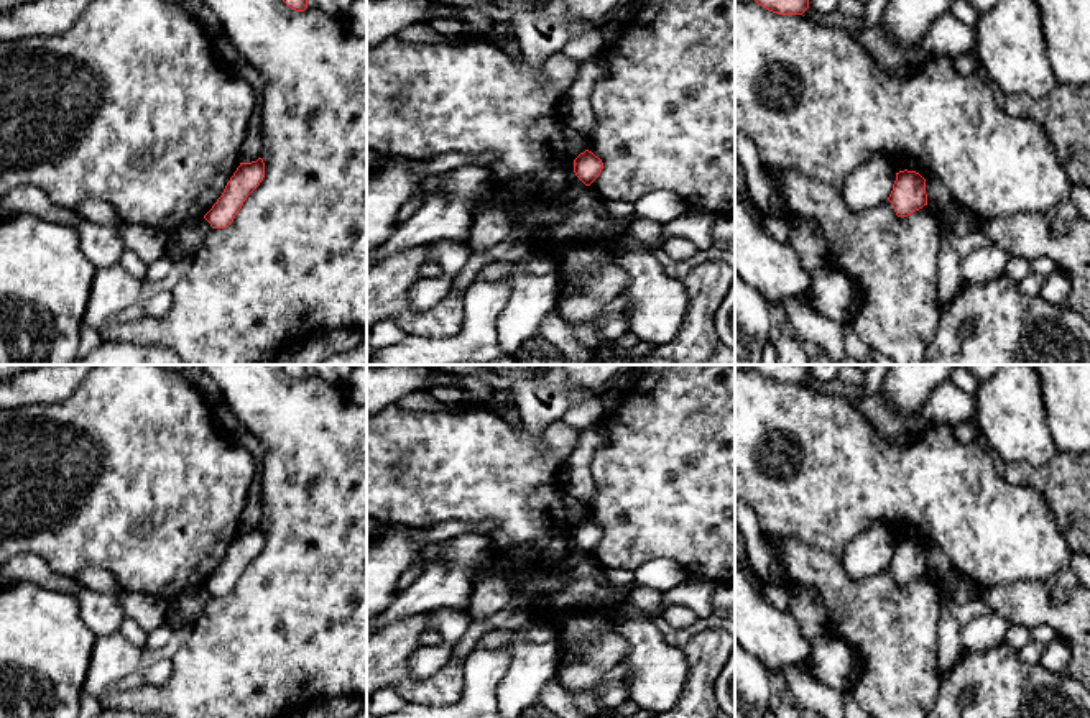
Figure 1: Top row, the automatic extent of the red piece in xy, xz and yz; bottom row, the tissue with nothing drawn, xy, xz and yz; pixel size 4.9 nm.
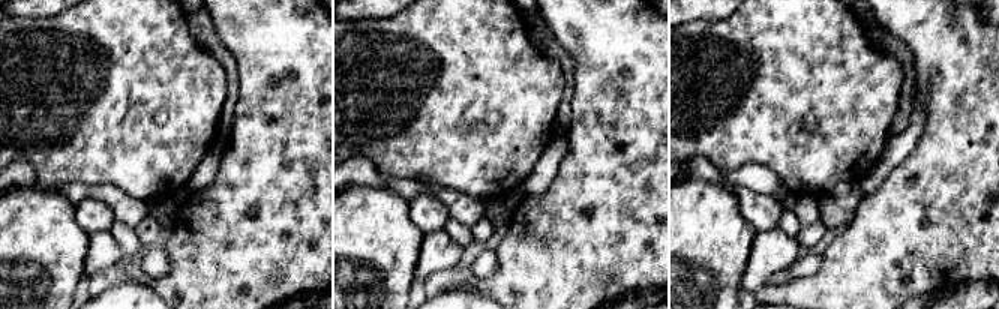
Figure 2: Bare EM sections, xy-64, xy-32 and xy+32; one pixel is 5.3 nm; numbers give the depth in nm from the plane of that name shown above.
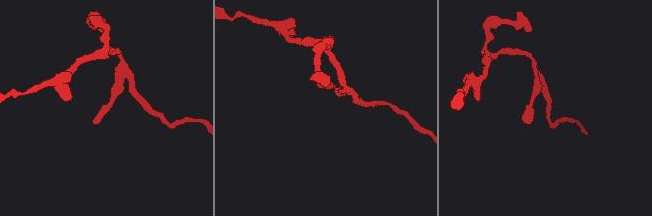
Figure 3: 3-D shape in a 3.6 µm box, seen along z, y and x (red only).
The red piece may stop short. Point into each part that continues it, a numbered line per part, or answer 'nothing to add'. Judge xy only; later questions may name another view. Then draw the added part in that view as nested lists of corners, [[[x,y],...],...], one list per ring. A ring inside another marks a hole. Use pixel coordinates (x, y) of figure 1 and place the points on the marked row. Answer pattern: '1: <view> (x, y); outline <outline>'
nothing to add

